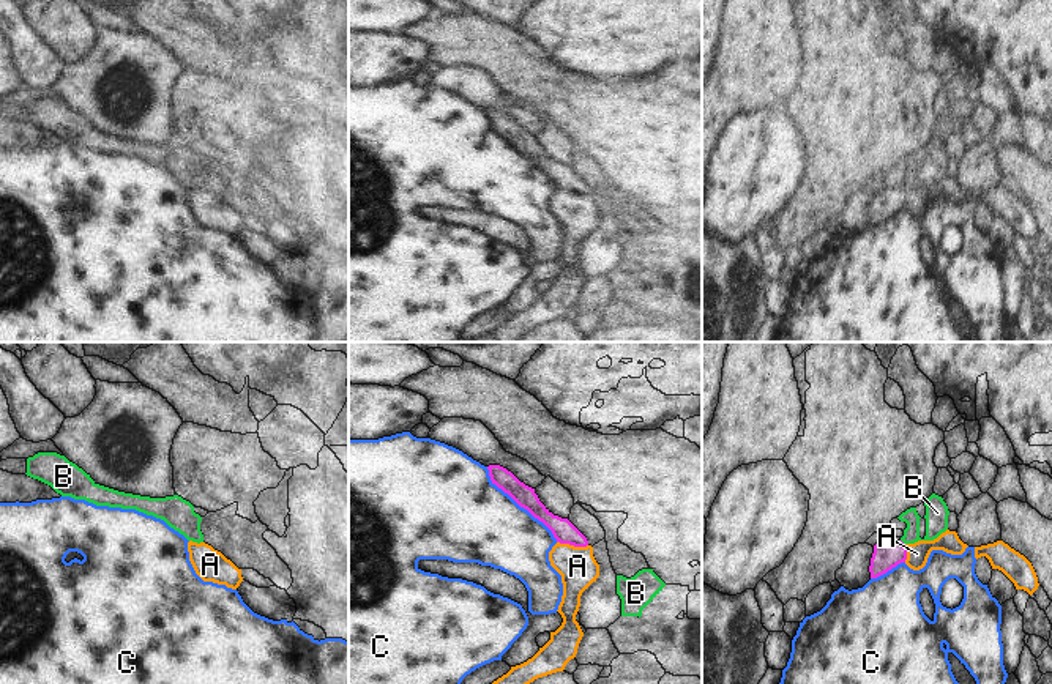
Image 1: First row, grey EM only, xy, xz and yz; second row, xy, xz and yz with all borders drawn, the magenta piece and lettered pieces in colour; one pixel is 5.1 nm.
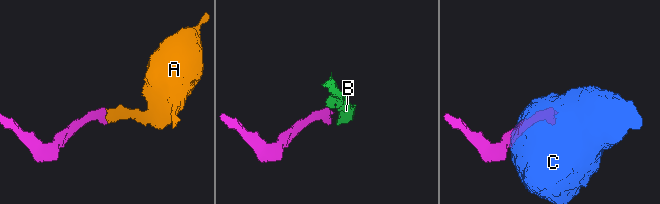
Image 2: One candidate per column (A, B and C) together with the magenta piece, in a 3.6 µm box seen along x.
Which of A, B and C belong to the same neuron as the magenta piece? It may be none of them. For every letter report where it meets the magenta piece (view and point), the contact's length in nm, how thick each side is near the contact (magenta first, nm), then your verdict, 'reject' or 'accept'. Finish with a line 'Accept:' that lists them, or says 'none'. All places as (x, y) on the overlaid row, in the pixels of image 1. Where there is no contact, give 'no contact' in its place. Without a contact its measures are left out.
A: contact xz (573, 544); length 160 nm; calibres 110 and 190 nm; accept
B: no contact; reject
C: contact xz (519, 505); length 550 nm; calibres 110 and 420 nm; reject
Accept: A

